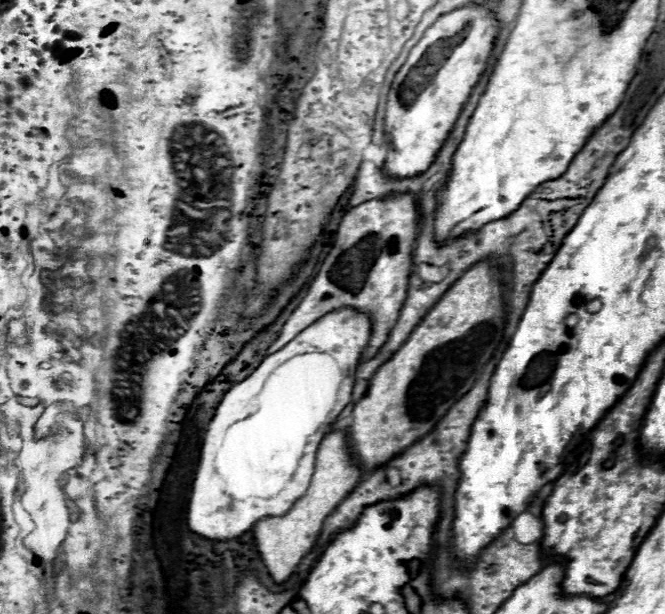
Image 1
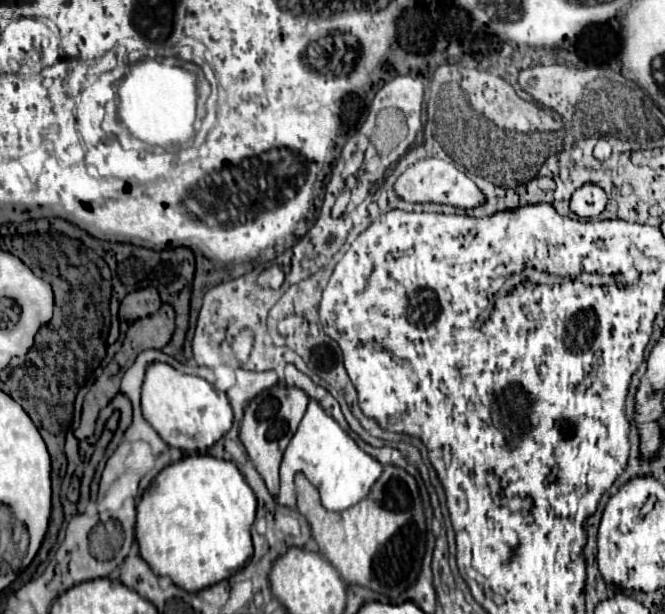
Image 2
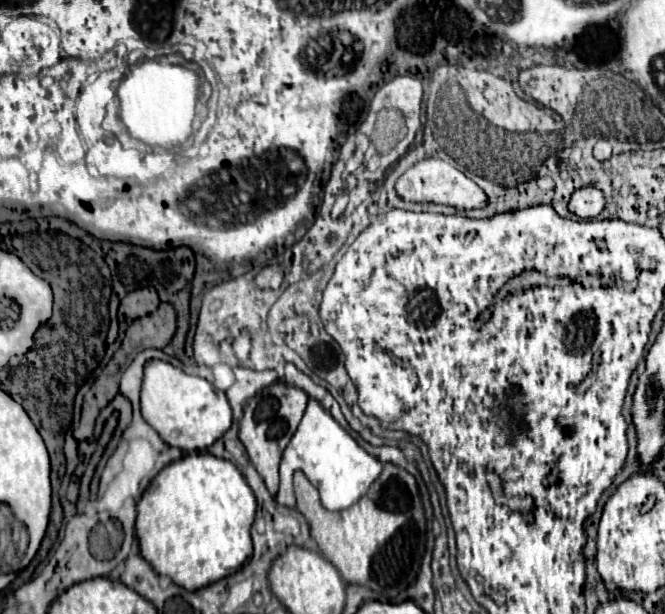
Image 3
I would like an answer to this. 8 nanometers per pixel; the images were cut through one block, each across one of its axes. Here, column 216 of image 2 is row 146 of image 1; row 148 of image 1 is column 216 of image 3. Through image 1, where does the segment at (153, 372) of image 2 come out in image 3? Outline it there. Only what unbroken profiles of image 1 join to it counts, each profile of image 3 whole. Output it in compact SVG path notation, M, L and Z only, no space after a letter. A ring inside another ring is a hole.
M148 360L144 364L140 410L144 420L168 446L176 446L184 452L206 450L232 424L232 410L222 390L216 390L208 380L186 374L164 360Z

